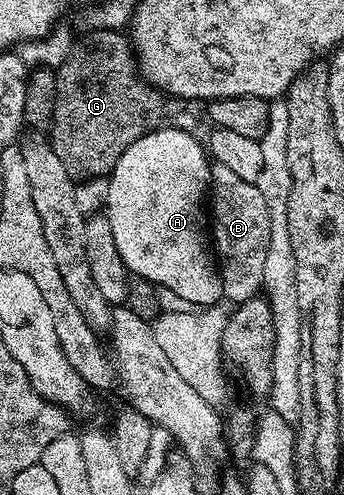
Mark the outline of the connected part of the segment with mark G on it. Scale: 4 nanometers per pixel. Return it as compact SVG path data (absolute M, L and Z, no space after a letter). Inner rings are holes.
M90 29L73 40L65 61L55 70L56 98L54 99L54 119L50 130L50 143L54 147L54 155L62 159L62 167L74 179L80 177L107 178L114 171L118 159L130 147L130 143L138 143L142 135L161 128L165 120L165 94L153 87L149 81L140 76L139 68L134 60L134 50L129 38L118 29Z

